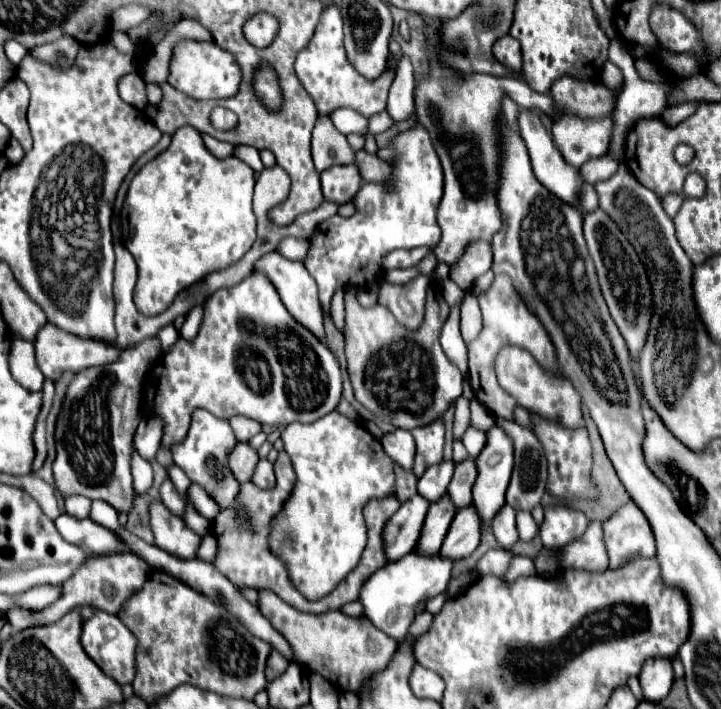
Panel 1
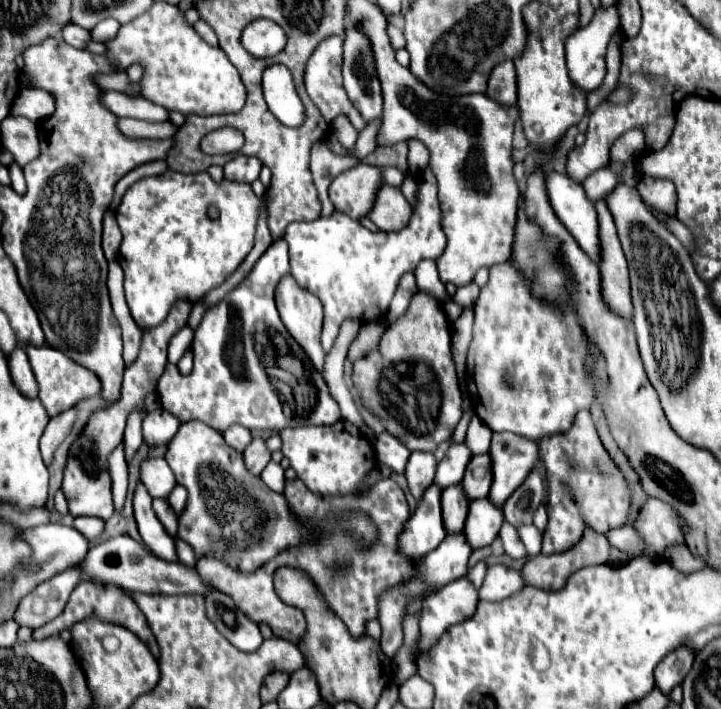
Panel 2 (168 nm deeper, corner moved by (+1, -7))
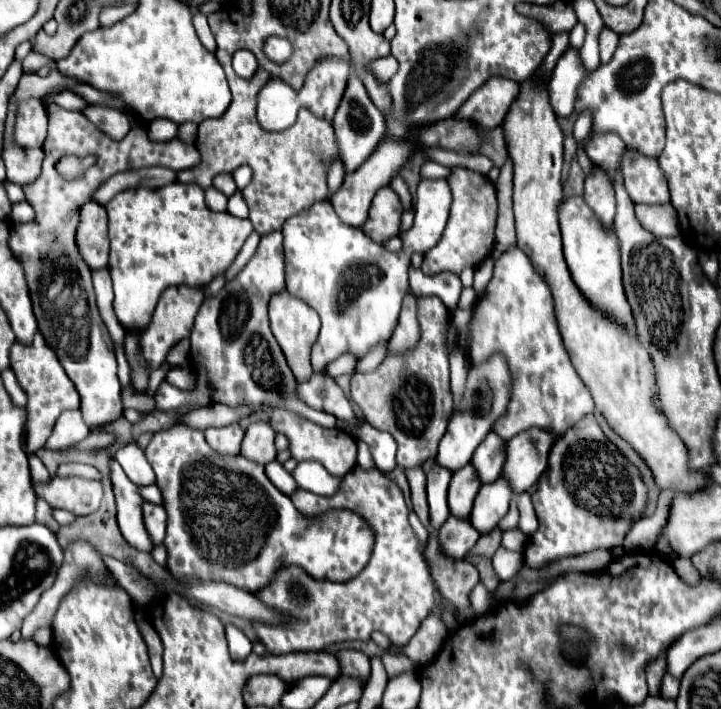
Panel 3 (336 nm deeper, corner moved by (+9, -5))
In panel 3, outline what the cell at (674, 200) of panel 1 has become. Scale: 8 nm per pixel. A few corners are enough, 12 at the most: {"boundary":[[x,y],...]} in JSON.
{"boundary":[[626,149],[620,173],[632,203],[670,203],[656,157]]}

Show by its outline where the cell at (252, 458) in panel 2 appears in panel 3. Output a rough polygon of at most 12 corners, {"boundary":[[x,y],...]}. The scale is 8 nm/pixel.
{"boundary":[[266,421],[246,429],[242,455],[262,465],[276,459],[276,431]]}

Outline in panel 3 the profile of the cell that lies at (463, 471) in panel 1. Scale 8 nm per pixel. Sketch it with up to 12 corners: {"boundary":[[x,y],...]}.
{"boundary":[[488,433],[472,465],[482,483],[496,481],[506,461],[506,441]]}

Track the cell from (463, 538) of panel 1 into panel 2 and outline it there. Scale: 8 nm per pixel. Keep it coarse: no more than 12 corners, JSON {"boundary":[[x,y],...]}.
{"boundary":[[490,499],[468,507],[462,531],[472,549],[496,539],[504,521]]}

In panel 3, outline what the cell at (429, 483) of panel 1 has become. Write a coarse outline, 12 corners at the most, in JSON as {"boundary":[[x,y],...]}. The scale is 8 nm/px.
{"boundary":[[500,353],[470,367],[438,465],[456,471],[506,413],[510,369]]}

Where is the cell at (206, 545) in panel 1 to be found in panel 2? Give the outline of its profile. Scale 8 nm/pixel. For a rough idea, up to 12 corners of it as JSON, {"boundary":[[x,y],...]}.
{"boundary":[[176,537],[178,559],[190,567],[196,565],[194,549]]}

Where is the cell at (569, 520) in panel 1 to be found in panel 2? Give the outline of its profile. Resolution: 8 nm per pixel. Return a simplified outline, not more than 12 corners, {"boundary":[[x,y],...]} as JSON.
{"boundary":[[588,411],[538,445],[544,555],[626,523],[630,491]]}

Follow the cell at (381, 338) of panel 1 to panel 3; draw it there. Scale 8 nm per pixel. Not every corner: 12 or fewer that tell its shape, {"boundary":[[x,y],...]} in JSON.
{"boundary":[[418,297],[414,351],[354,373],[366,423],[400,469],[436,457],[454,411],[450,311]]}

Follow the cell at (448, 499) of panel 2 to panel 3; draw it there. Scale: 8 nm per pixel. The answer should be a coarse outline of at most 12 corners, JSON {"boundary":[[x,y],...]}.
{"boundary":[[474,465],[452,475],[450,513],[468,517],[482,481]]}

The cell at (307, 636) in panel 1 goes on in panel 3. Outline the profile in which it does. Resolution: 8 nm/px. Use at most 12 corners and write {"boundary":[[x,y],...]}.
{"boundary":[[360,651],[336,653],[342,675],[368,677],[370,659]]}

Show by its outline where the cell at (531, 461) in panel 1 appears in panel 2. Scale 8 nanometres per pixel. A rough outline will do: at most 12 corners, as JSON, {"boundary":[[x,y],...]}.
{"boundary":[[532,469],[504,503],[506,521],[530,525],[546,493]]}

